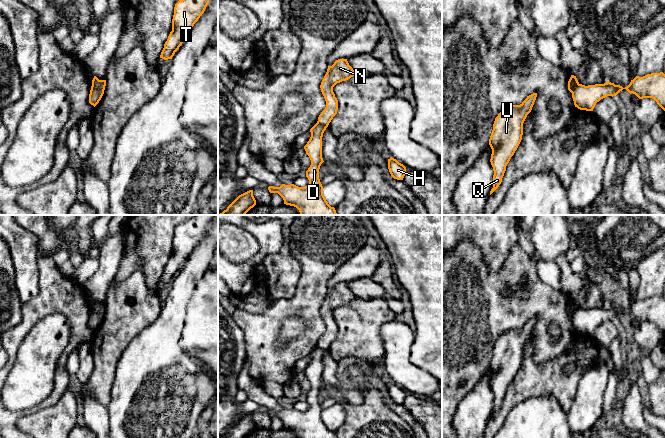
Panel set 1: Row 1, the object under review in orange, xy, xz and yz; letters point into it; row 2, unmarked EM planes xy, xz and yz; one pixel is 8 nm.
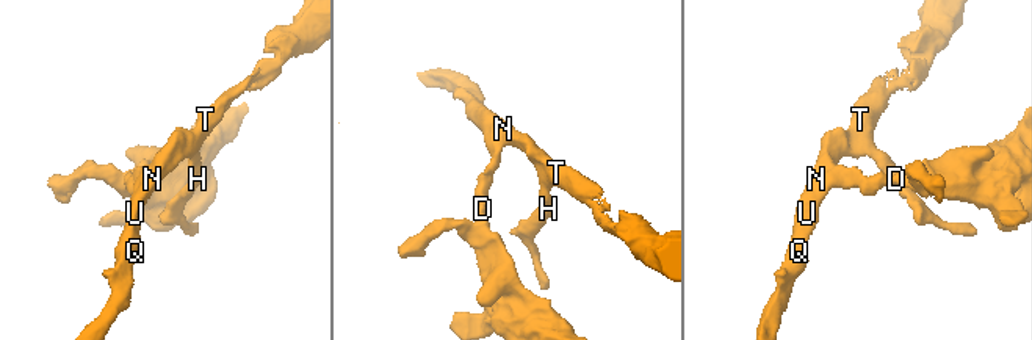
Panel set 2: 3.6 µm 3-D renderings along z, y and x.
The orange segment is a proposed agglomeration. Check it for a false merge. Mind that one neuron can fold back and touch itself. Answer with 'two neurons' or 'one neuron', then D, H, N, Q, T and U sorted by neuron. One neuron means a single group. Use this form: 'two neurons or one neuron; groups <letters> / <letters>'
two neurons; groups D / H N Q T U

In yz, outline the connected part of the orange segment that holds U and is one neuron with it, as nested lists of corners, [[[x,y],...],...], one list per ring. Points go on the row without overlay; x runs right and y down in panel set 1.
[[[533,317],[520,328],[503,333],[495,342],[489,363],[492,373],[493,412],[490,419],[499,411],[506,395],[506,390],[517,374],[523,359],[523,347],[531,336],[537,317]]]

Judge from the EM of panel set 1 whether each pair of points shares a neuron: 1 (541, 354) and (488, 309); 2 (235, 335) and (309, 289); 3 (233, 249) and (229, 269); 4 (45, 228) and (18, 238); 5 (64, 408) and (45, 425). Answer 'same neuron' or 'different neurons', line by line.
1: same neuron
2: different neurons
3: different neurons
4: different neurons
5: same neuron

